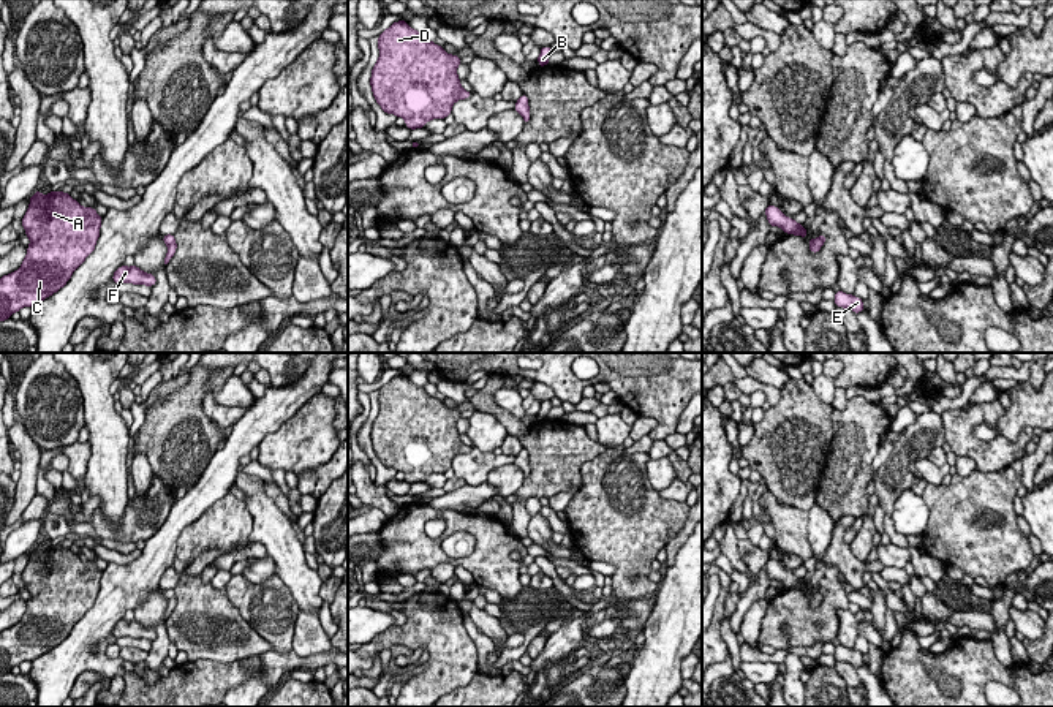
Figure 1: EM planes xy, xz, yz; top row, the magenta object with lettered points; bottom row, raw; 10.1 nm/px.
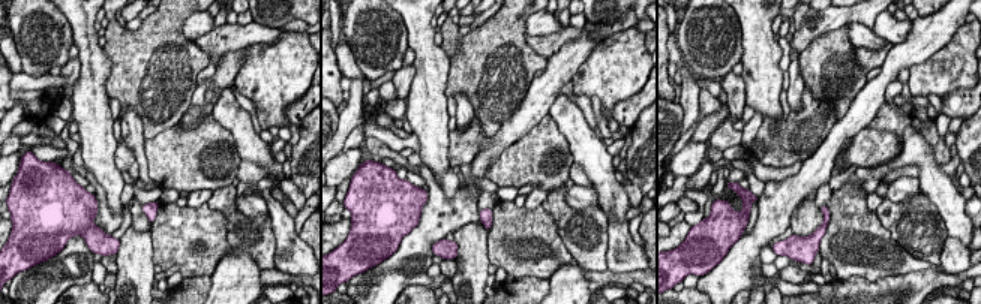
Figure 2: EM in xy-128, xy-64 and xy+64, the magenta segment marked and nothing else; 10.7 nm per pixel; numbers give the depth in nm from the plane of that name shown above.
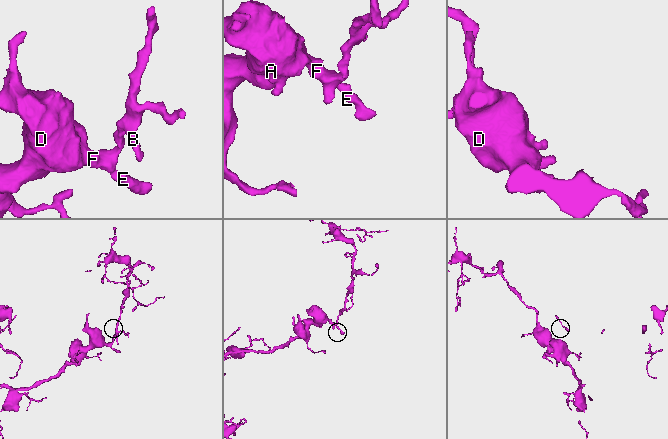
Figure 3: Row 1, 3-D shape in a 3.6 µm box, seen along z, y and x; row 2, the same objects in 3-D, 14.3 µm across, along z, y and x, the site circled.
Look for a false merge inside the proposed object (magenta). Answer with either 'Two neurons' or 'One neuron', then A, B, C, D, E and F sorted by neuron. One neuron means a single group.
One neuron. Groups: A B C D E F

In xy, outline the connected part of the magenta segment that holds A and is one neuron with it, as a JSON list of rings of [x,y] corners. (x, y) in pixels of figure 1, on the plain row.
[[[60,544],[28,554],[22,580],[30,599],[21,622],[0,633],[0,675],[66,639],[95,604],[103,571]]]

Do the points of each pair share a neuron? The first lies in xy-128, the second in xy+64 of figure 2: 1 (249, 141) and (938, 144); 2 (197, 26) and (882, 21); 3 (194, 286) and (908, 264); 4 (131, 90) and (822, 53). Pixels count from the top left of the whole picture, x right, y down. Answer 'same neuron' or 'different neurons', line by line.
1: different neurons
2: same neuron
3: different neurons
4: same neuron

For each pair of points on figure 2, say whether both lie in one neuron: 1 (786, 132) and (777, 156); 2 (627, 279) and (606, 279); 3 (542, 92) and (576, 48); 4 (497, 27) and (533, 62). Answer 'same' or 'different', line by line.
1: same
2: same
3: same
4: same

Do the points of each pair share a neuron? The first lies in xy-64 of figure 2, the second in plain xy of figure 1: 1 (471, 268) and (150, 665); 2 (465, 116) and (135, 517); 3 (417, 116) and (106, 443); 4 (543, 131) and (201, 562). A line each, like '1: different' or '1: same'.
1: same
2: different
3: same
4: different

